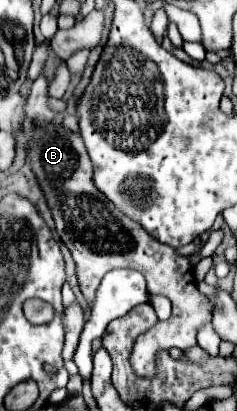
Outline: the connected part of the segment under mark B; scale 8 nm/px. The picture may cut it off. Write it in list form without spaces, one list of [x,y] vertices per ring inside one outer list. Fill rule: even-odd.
[[[38,123],[32,139],[28,139],[28,163],[48,199],[52,217],[56,221],[56,231],[76,261],[78,285],[88,305],[92,305],[102,277],[116,267],[140,271],[146,279],[146,289],[150,295],[164,295],[172,301],[172,317],[159,321],[146,335],[138,336],[134,342],[134,371],[140,375],[150,375],[154,371],[156,349],[178,347],[186,351],[196,347],[196,331],[200,325],[212,321],[212,305],[196,289],[188,257],[180,255],[174,247],[152,239],[152,235],[148,235],[140,223],[128,219],[128,215],[124,215],[102,191],[98,191],[98,187],[92,183],[94,167],[80,135],[70,133],[62,125]]]

